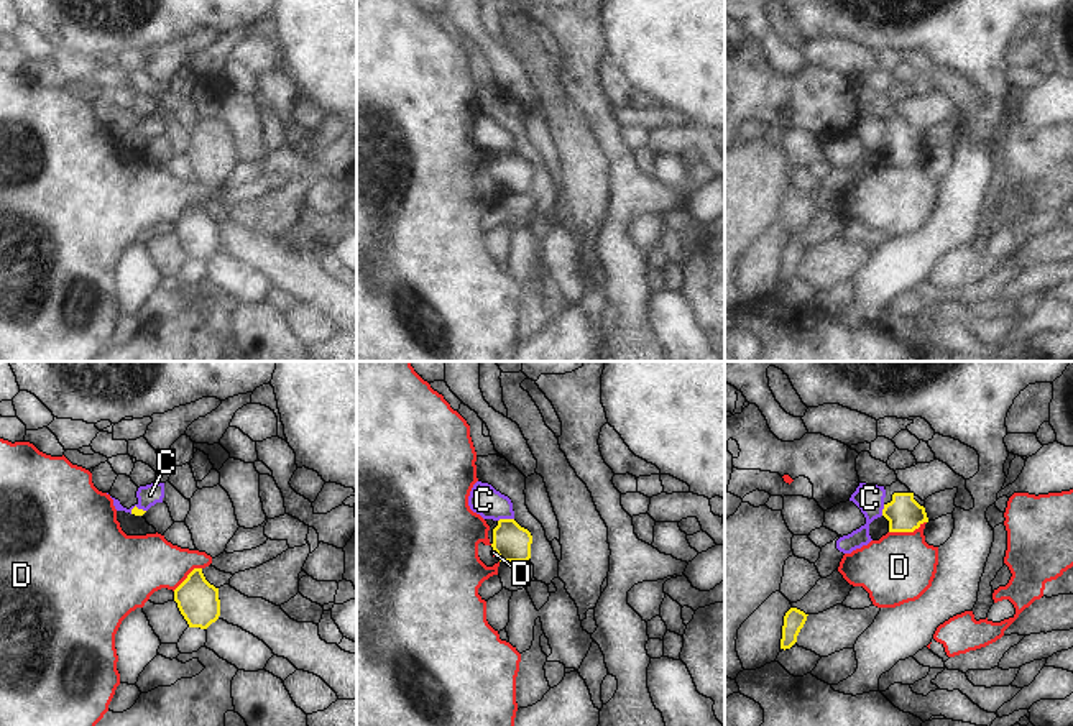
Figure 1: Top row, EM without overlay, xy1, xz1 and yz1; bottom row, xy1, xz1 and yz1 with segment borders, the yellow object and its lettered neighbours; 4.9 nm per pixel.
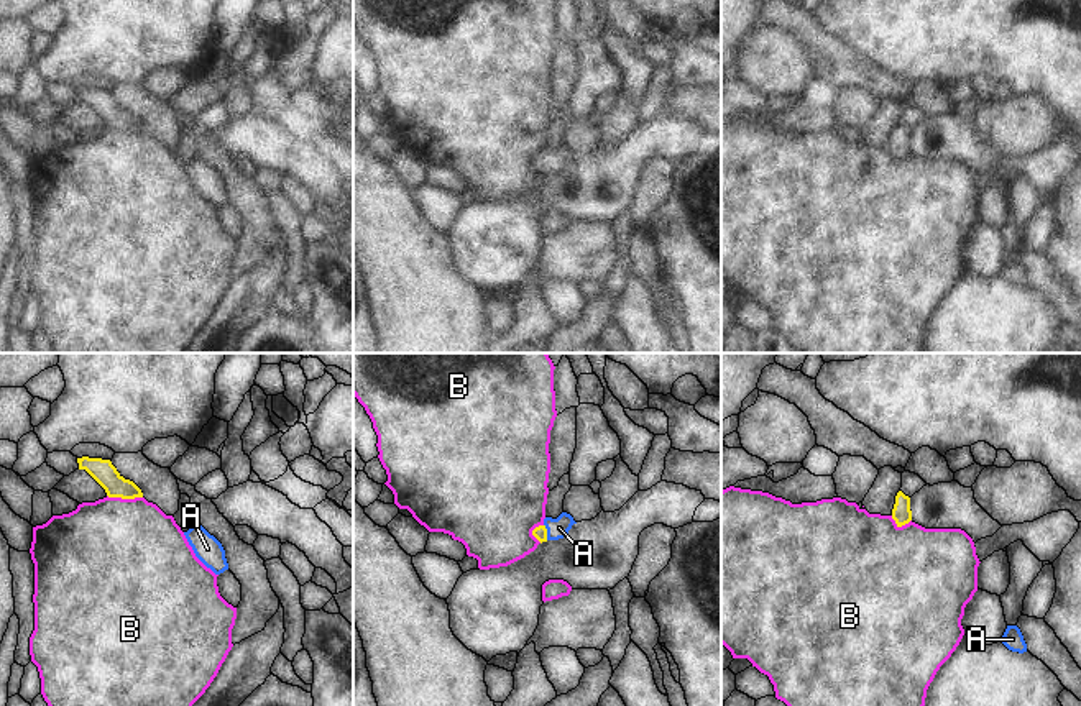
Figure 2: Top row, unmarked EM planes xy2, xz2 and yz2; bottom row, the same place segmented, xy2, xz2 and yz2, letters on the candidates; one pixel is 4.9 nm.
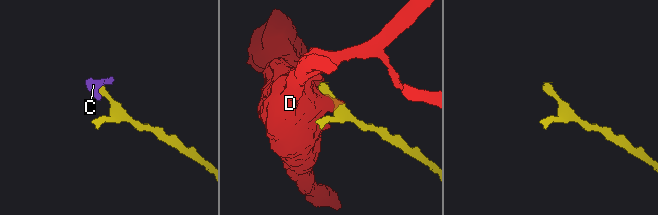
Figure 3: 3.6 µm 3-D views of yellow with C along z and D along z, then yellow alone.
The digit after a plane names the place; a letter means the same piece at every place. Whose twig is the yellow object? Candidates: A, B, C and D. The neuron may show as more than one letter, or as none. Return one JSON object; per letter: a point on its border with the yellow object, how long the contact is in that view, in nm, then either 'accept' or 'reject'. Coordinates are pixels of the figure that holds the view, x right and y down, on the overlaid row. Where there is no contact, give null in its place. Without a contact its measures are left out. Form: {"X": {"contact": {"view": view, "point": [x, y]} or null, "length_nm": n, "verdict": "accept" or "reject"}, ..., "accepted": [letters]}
{"A": {"contact": {"view": "xz2", "point": [546, 532]}, "length_nm": 80, "verdict": "accept"}, "B": {"contact": {"view": "xy2", "point": [125, 498]}, "length_nm": 180, "verdict": "reject"}, "C": {"contact": {"view": "xz1", "point": [505, 519]}, "length_nm": 80, "verdict": "reject"}, "D": {"contact": {"view": "yz1", "point": [907, 531]}, "length_nm": 190, "verdict": "reject"}, "accepted": ["A"]}

